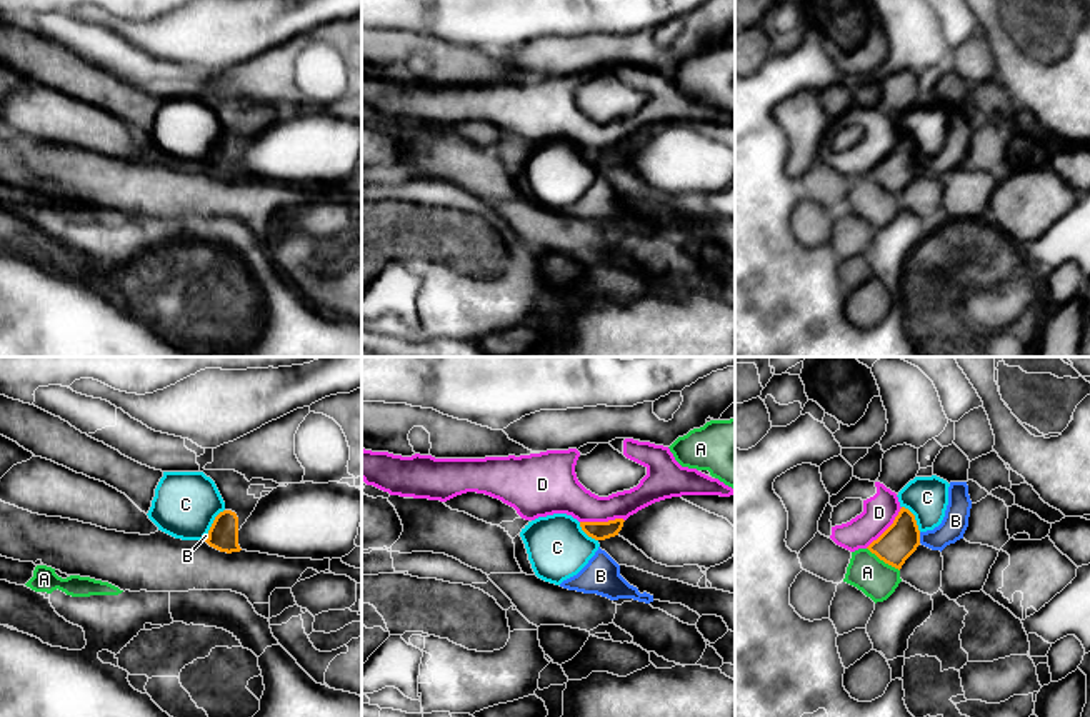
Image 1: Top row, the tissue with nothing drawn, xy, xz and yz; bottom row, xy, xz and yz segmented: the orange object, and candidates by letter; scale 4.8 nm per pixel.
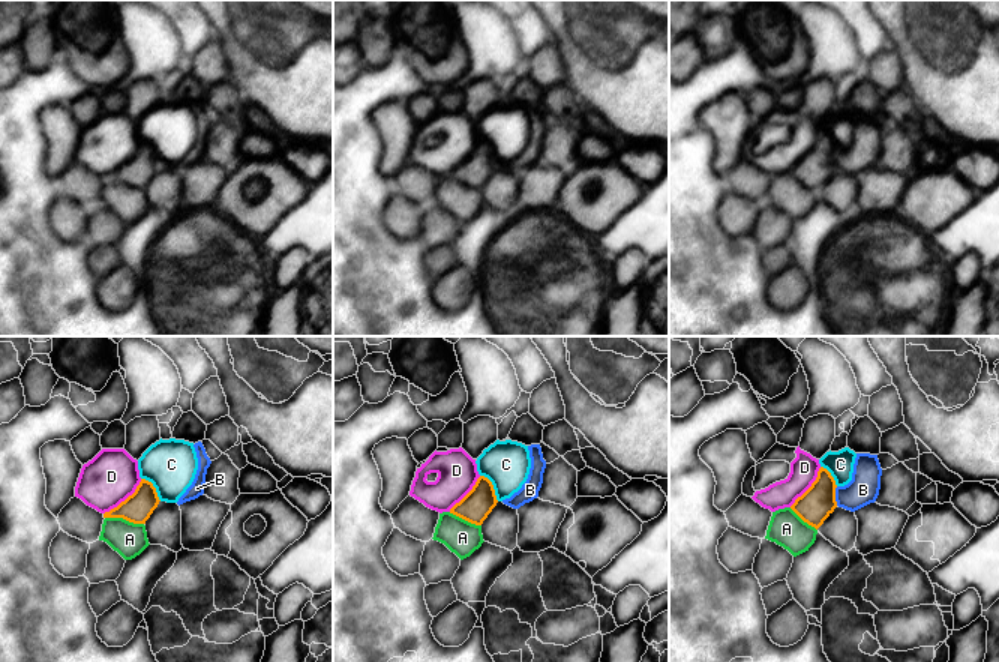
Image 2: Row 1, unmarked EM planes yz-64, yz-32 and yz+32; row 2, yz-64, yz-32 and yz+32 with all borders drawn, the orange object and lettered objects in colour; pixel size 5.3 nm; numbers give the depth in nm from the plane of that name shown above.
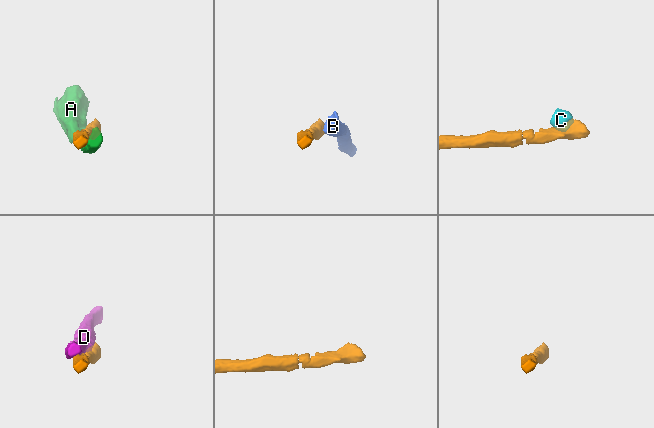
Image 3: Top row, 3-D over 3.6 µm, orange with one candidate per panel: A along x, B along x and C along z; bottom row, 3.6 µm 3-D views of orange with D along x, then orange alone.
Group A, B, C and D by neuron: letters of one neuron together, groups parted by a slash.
A / B C / D

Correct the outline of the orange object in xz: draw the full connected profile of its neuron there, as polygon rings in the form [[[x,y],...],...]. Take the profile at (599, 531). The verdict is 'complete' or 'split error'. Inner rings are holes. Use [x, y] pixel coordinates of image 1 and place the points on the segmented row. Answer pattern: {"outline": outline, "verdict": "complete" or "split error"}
{"outline": [[[682,495],[655,502],[627,520],[580,522],[582,530],[595,539],[605,540],[623,537],[648,559],[667,567],[715,567],[735,555],[735,495]]], "verdict": "split error"}

